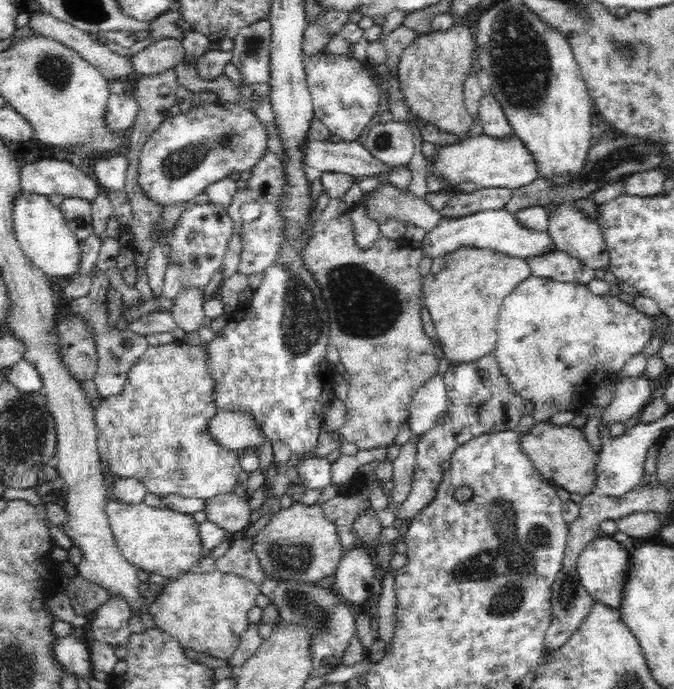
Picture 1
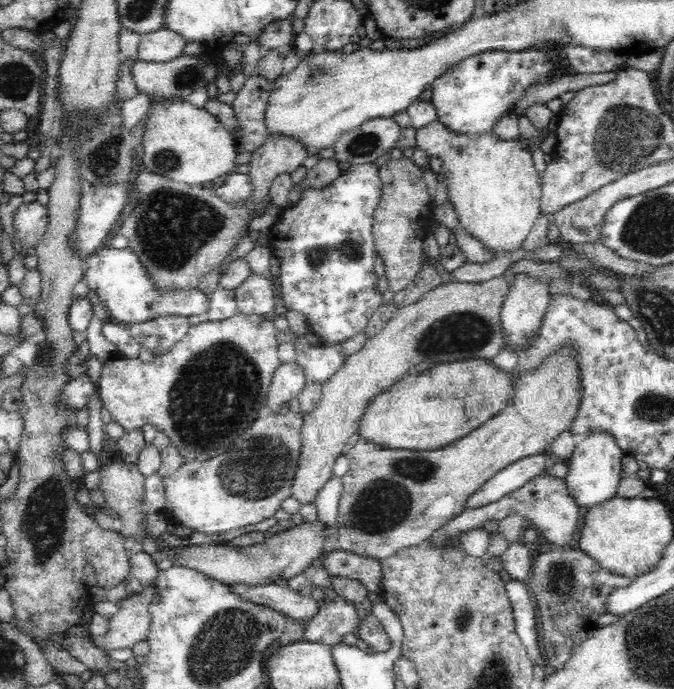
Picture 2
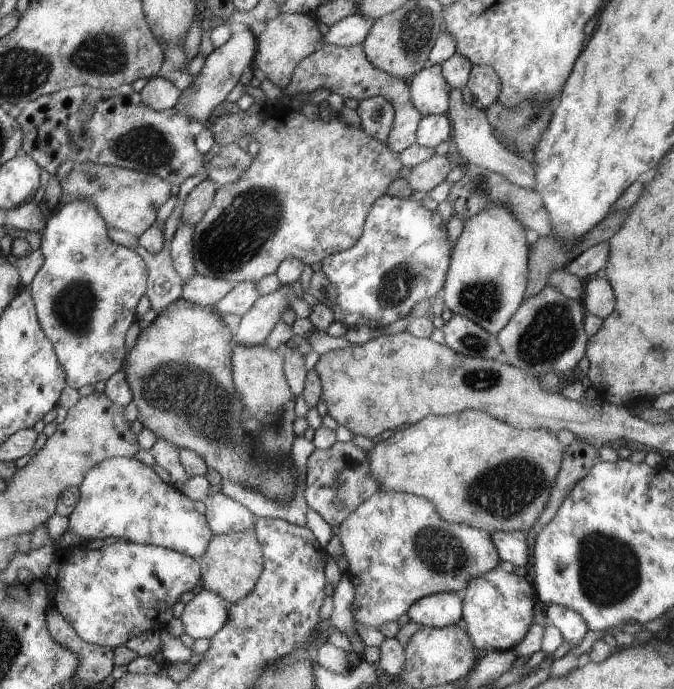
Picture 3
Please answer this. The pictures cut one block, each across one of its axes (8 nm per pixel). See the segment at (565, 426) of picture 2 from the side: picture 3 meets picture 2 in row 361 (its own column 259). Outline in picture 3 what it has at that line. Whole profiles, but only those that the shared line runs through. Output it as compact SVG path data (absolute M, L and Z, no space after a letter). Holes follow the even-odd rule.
M255 529L236 534L213 535L206 554L202 556L202 588L221 595L228 604L235 603L253 592L262 570L264 554Z

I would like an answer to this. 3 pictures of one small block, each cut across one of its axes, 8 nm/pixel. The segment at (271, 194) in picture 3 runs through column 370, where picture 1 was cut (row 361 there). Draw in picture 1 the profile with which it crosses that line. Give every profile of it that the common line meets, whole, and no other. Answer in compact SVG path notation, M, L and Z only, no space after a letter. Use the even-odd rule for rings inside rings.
M173 342L164 345L148 347L148 350L138 358L138 362L130 368L124 390L116 396L109 396L102 399L99 407L95 410L95 436L98 441L98 452L101 460L110 464L110 471L122 478L133 478L145 485L147 492L158 494L161 498L166 495L180 495L184 498L204 498L209 499L217 494L233 492L238 474L240 474L240 455L236 455L225 446L220 446L214 439L212 431L209 430L209 423L218 412L217 403L214 402L216 396L216 379L212 377L212 358L209 358L208 343L202 342L198 346L188 346L183 342Z

